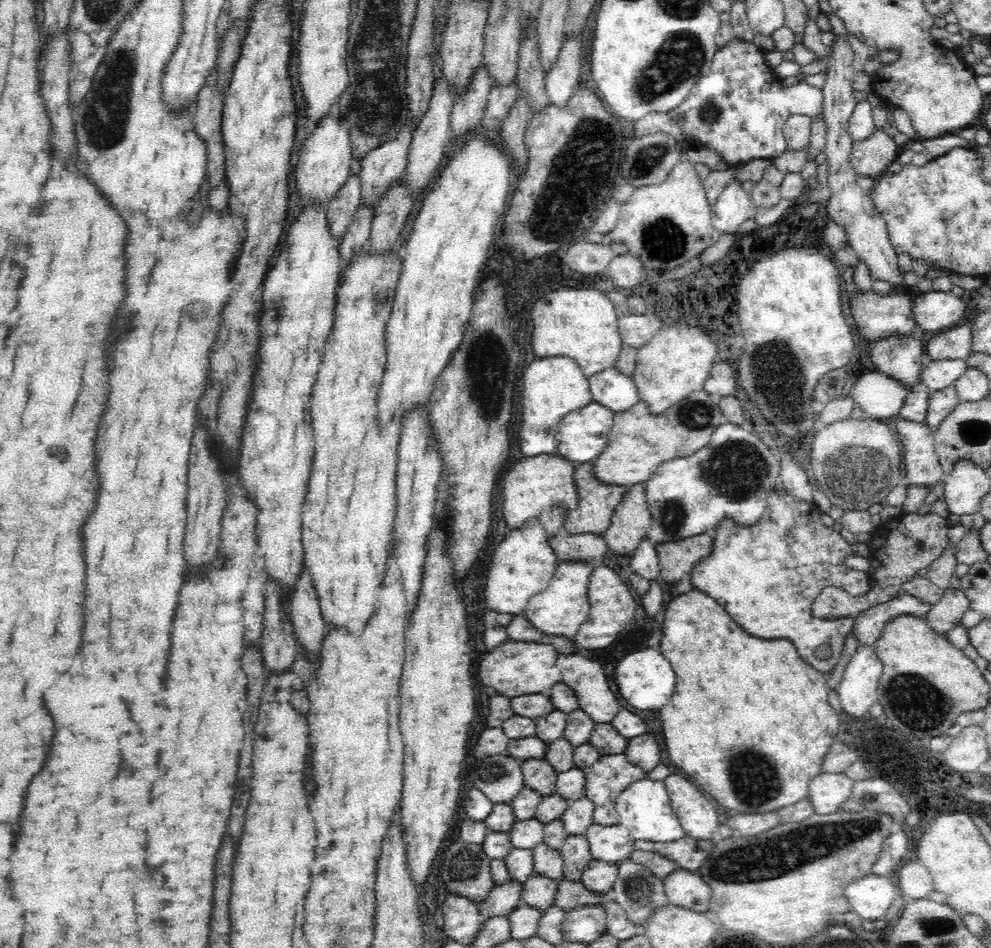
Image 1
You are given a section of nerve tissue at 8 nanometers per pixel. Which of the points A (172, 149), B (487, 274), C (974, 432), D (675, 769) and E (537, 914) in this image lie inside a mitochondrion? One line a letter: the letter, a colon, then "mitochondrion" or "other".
A: other
B: other
C: mitochondrion
D: other
E: other

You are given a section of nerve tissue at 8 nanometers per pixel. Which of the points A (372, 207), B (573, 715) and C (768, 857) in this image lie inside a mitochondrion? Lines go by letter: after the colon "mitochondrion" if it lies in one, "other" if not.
A: other
B: other
C: mitochondrion

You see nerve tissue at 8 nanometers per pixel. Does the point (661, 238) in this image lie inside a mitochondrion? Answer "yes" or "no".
yes

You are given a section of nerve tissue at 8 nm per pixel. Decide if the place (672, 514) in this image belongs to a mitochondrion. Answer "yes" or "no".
yes

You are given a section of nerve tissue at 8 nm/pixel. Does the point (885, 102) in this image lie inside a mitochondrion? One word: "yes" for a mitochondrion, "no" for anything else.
no

